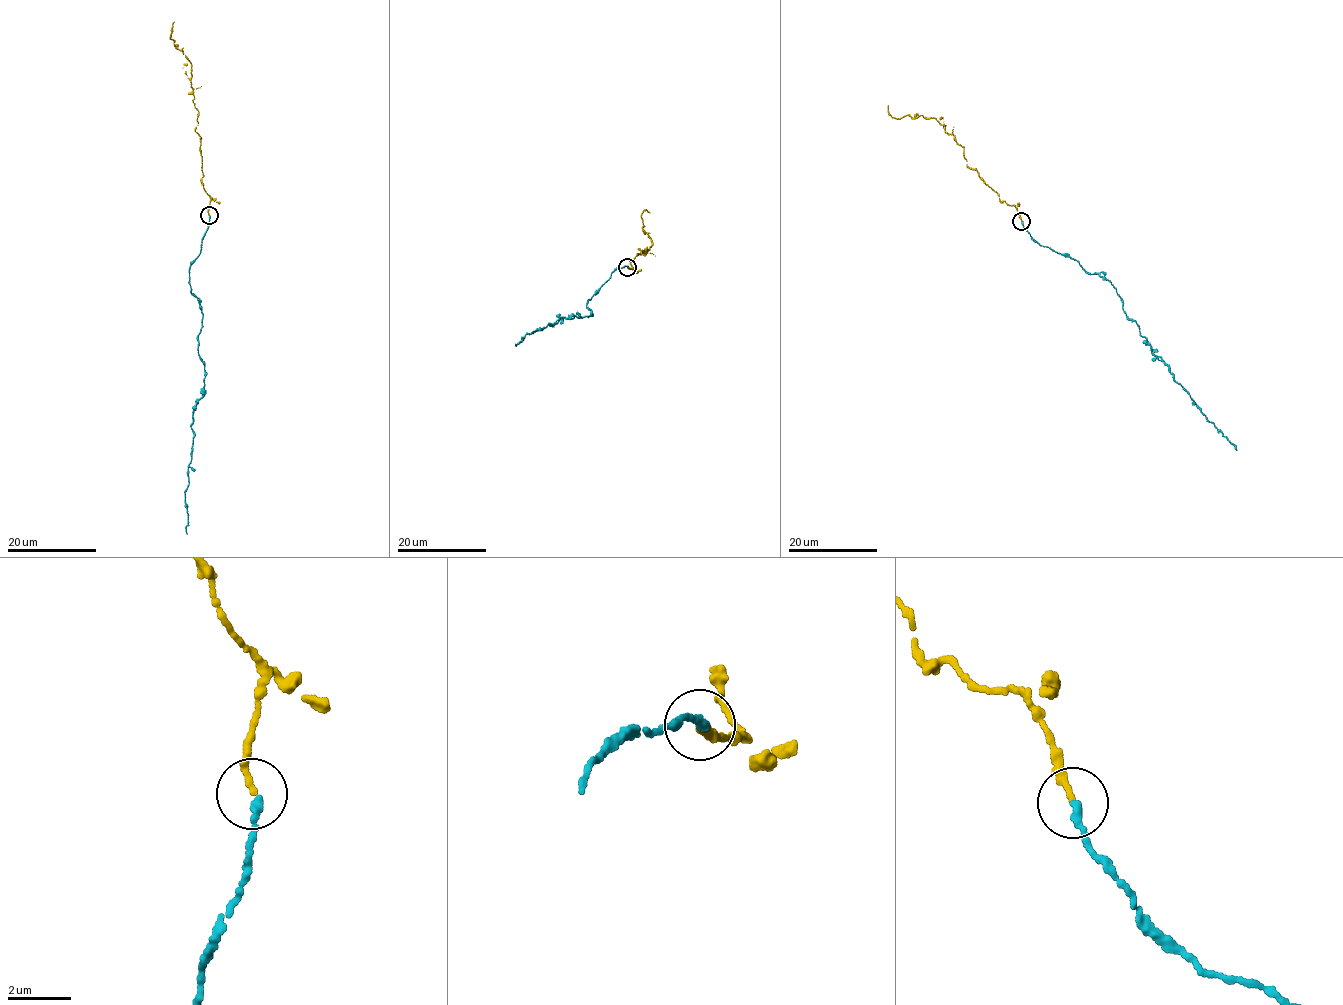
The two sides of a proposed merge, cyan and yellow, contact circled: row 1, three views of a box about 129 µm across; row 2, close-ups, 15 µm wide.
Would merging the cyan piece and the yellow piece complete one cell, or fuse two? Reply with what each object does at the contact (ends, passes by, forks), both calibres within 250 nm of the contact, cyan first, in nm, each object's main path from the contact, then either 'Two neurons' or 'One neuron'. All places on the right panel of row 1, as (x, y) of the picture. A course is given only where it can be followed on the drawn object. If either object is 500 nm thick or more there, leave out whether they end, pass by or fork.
At the ring cyan ends. At the ring yellow ends. Thickness 280 nm (cyan) against 190 nm. Course of cyan: (1021, 221), (1040, 245), (1069, 255), (1086, 271), (1111, 283), (1124, 313), (1136, 322), (1151, 351), (1236, 450). Course of yellow: (1022, 221), (1017, 208), (1001, 201), (966, 165), (964, 147), (943, 125), (922, 115), (896, 118), (888, 105). One neuron

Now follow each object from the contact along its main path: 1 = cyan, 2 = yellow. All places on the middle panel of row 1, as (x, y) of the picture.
1: (628, 267), (612, 273), (588, 301), (591, 316), (564, 317), (515, 344)
2: (627, 267), (632, 269), (630, 260), (640, 254), (638, 249), (645, 255), (652, 245), (641, 214), (650, 213)

